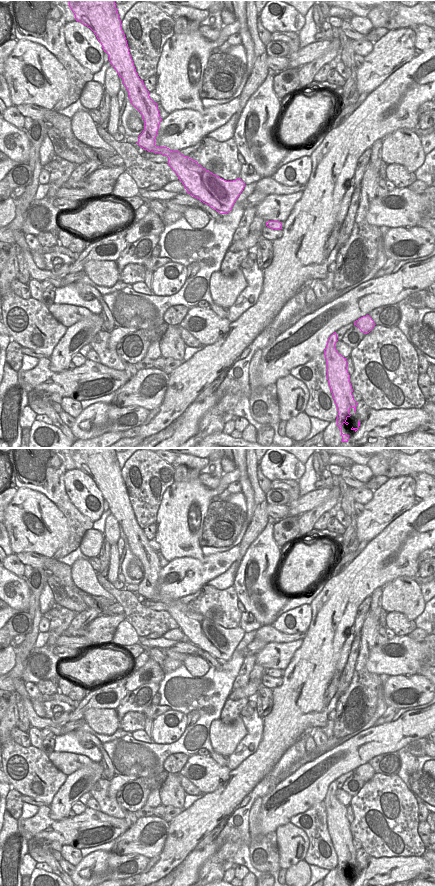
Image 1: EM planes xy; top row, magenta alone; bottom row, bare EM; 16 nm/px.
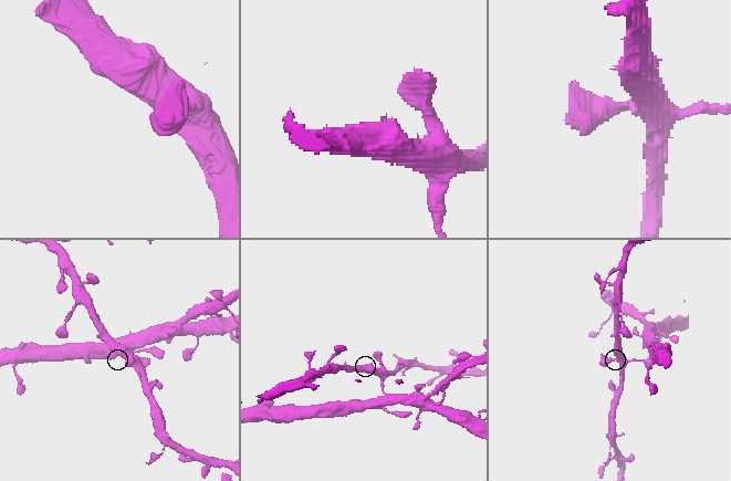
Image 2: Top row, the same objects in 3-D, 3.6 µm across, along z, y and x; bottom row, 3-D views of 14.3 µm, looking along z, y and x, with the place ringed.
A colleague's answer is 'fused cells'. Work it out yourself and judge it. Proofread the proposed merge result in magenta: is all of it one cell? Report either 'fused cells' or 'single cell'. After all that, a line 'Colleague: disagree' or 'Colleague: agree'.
single cell
Colleague: disagree

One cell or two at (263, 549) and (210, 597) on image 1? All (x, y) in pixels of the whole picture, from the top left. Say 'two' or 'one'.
two

